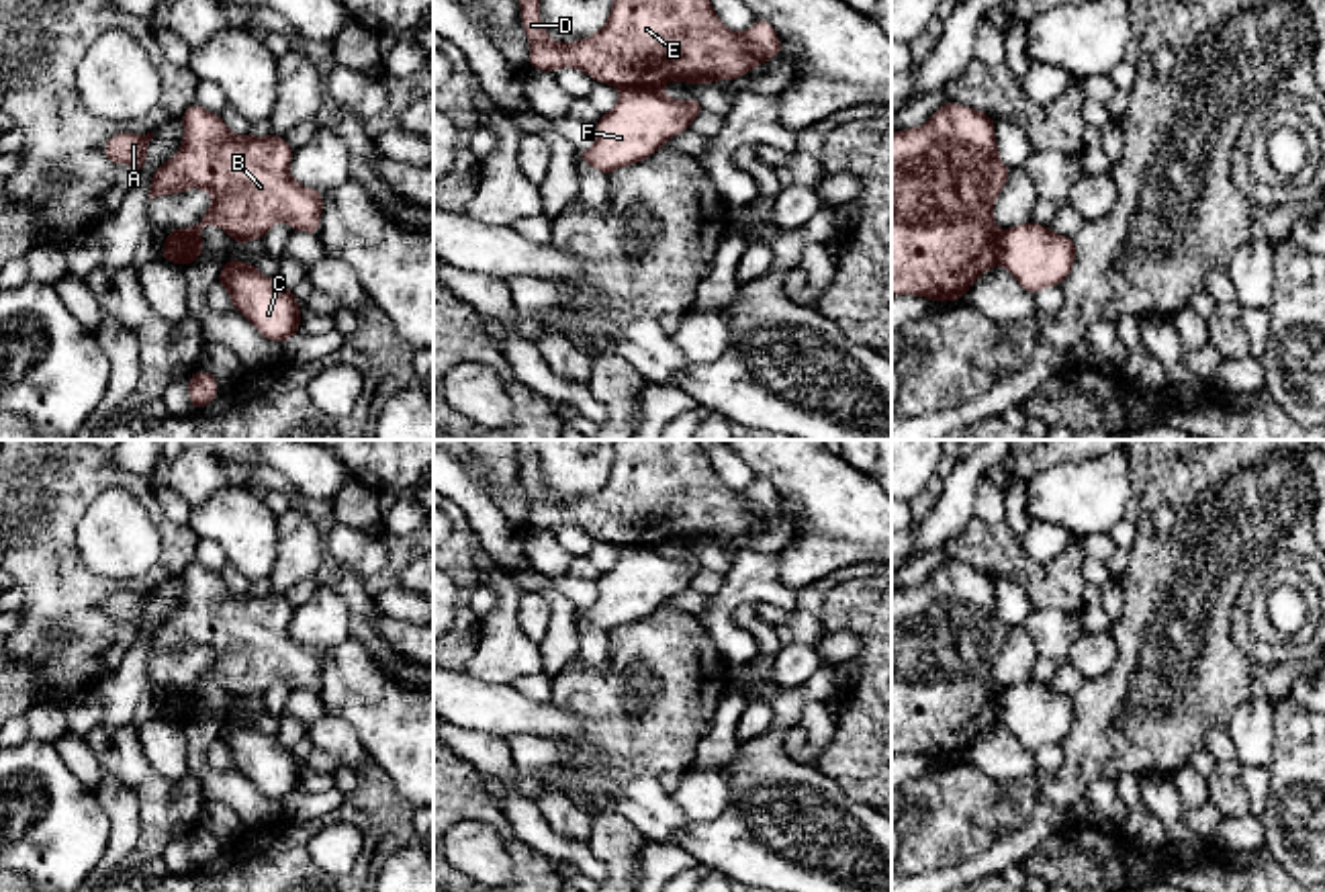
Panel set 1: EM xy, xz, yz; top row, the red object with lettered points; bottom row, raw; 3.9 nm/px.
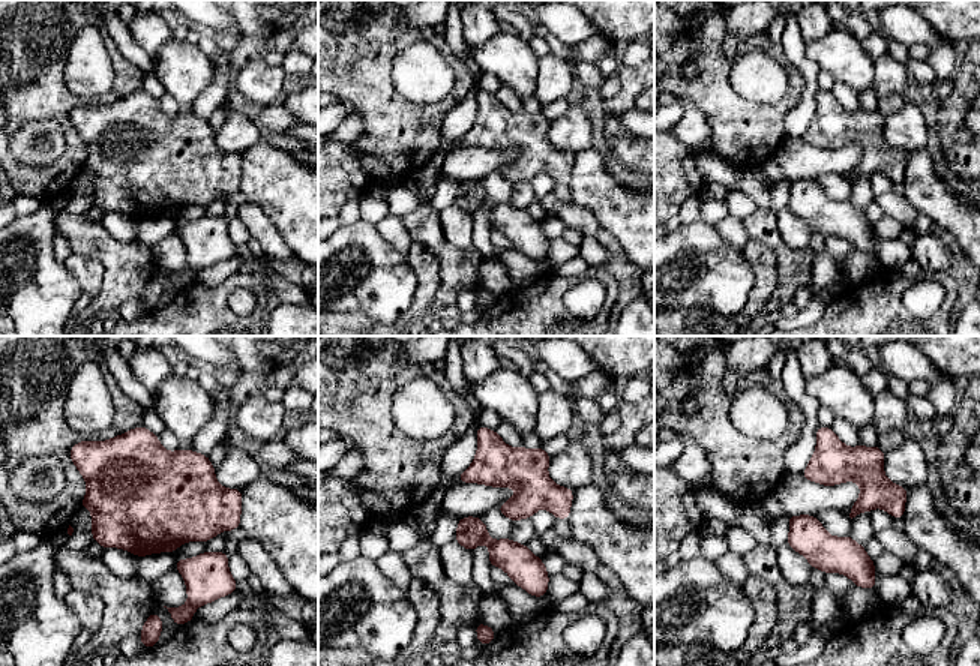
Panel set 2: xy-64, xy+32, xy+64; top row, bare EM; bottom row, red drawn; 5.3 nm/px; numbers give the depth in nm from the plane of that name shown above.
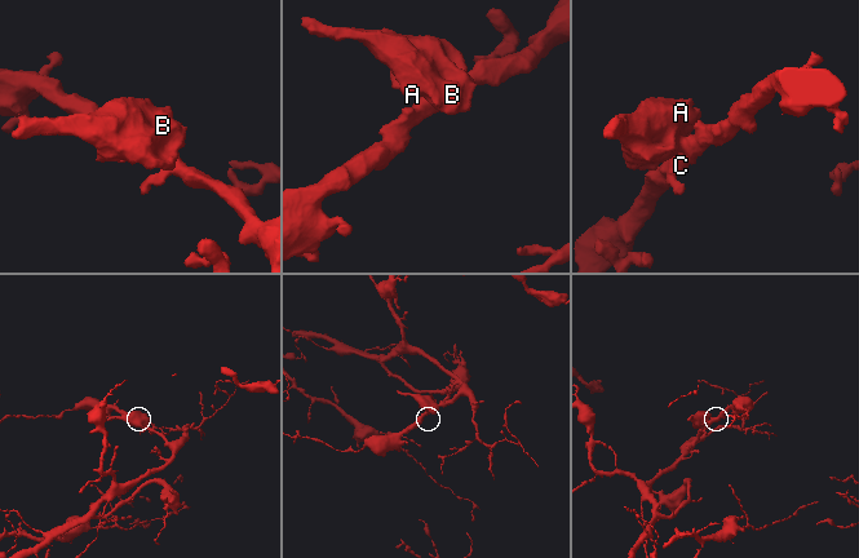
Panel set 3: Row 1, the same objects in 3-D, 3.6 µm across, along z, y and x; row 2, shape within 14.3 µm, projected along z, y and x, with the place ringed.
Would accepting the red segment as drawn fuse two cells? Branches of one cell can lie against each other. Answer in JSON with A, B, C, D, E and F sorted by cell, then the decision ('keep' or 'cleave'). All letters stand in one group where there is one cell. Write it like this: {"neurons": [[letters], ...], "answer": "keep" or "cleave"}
{"neurons": [["A", "B", "D", "E"], ["C", "F"]], "answer": "cleave"}

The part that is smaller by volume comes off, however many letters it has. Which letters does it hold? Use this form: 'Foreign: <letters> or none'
Foreign: A, B, D, E

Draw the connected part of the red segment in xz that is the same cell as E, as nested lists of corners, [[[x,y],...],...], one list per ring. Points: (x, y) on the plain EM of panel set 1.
[[[513,440],[521,464],[521,483],[530,497],[530,526],[554,530],[575,526],[595,540],[620,548],[646,546],[660,548],[671,538],[689,544],[712,542],[716,538],[738,538],[755,524],[763,524],[775,514],[783,514],[775,487],[757,477],[746,491],[728,489],[699,440],[613,440],[613,466],[607,481],[587,497],[573,501],[552,499],[540,479],[540,458],[536,440]]]

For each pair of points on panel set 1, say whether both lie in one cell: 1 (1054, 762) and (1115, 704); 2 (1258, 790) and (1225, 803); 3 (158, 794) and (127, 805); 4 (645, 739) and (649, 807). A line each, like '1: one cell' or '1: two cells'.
1: two cells
2: two cells
3: two cells
4: two cells

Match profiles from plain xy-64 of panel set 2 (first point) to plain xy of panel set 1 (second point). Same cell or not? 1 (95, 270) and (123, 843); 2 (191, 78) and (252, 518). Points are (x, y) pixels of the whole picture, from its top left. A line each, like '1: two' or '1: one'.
1: one
2: one

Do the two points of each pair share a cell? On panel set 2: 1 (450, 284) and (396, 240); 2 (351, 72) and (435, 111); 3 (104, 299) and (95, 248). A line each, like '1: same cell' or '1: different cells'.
1: different cells
2: same cell
3: same cell

